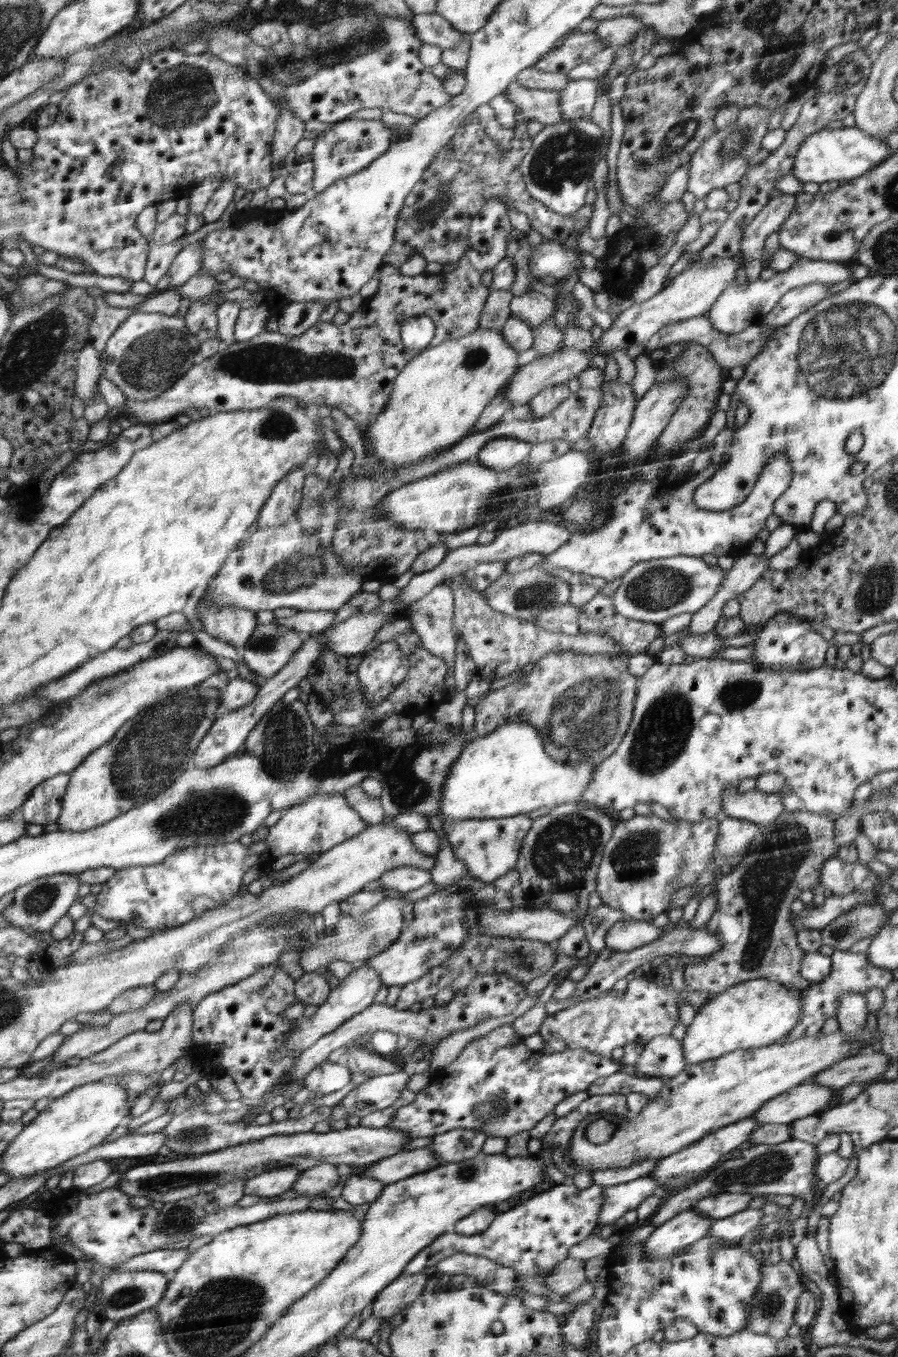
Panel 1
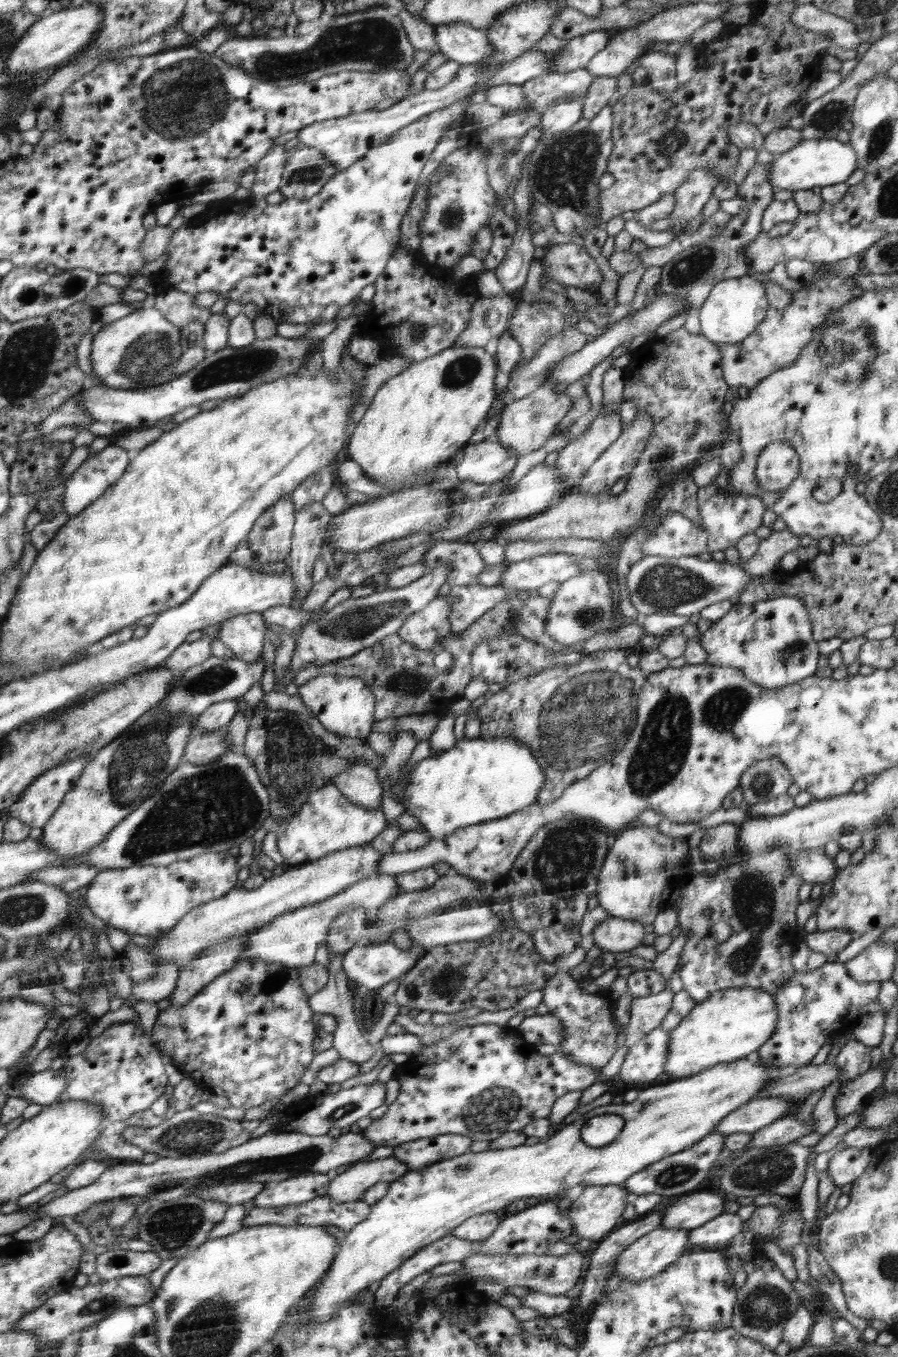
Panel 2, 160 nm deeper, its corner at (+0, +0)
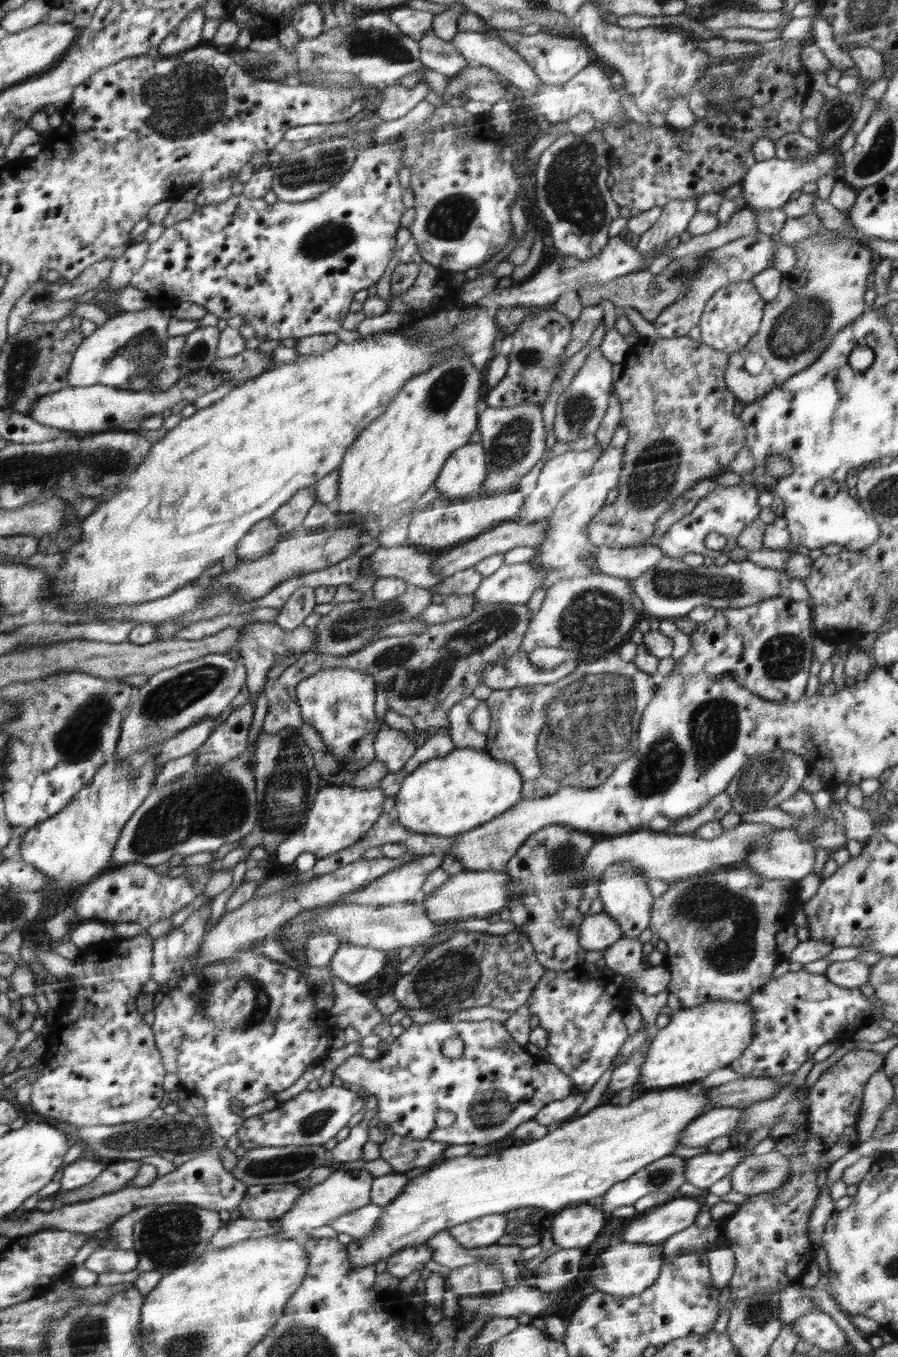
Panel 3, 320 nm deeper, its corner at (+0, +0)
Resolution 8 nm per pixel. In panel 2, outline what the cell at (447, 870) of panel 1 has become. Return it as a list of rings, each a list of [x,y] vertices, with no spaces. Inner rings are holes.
[[[511,736],[492,740],[462,737],[450,750],[416,763],[401,803],[430,836],[444,839],[461,828],[501,819],[536,803],[545,776],[533,752]]]

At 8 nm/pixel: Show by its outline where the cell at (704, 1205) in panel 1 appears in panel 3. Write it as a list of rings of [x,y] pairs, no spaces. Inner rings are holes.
[[[670,1196],[667,1203],[657,1207],[654,1212],[622,1227],[617,1236],[621,1238],[622,1243],[663,1242],[673,1234],[695,1224],[698,1213],[707,1208],[699,1201],[700,1199],[694,1197]]]

